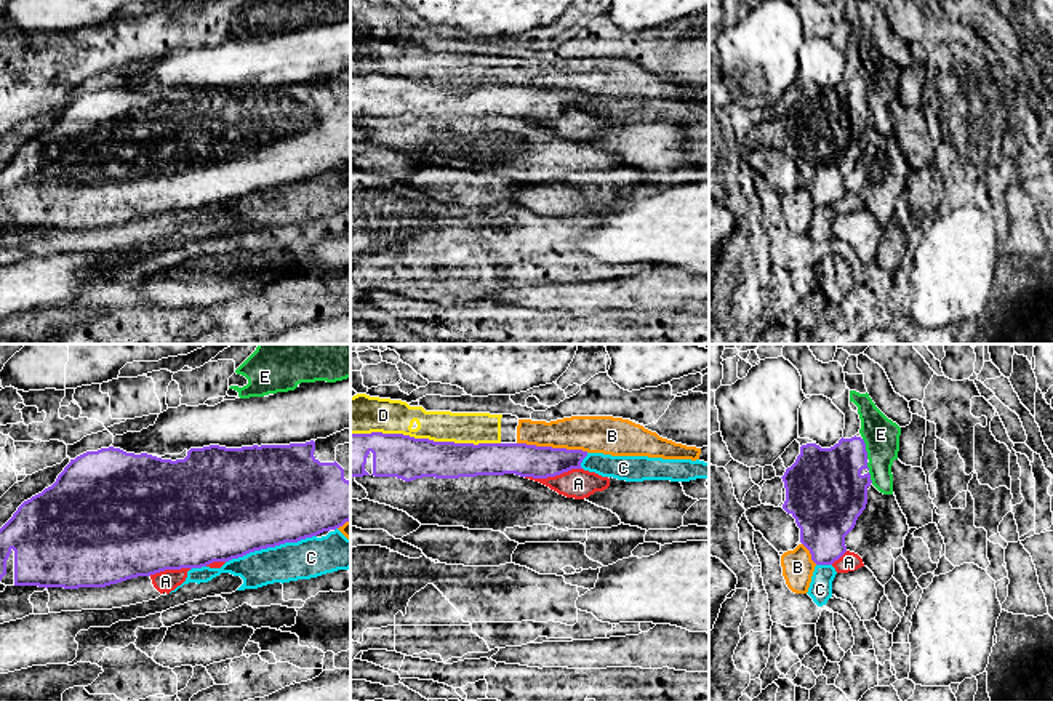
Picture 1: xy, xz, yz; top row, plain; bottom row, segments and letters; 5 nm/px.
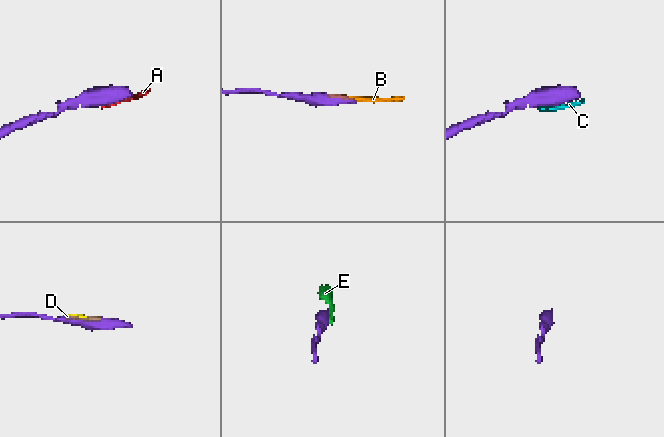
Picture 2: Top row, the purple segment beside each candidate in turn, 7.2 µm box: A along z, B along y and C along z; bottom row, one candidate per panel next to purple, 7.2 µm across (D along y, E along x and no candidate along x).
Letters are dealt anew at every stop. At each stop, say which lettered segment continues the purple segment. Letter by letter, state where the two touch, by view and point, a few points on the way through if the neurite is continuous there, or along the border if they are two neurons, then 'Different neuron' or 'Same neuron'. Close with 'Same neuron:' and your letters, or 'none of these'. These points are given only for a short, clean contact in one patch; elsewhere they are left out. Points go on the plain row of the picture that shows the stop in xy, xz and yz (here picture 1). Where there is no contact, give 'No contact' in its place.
A: Touches purple at xz (552, 117). Different neuron
B: Touches purple at xz (551, 88). Different neuron
C: Touches purple at xy (271, 188). Different neuron
D: Touches purple at xz (426, 80). Different neuron
E: Touches purple at yz (864, 90). Different neuron
Same neuron: none of these

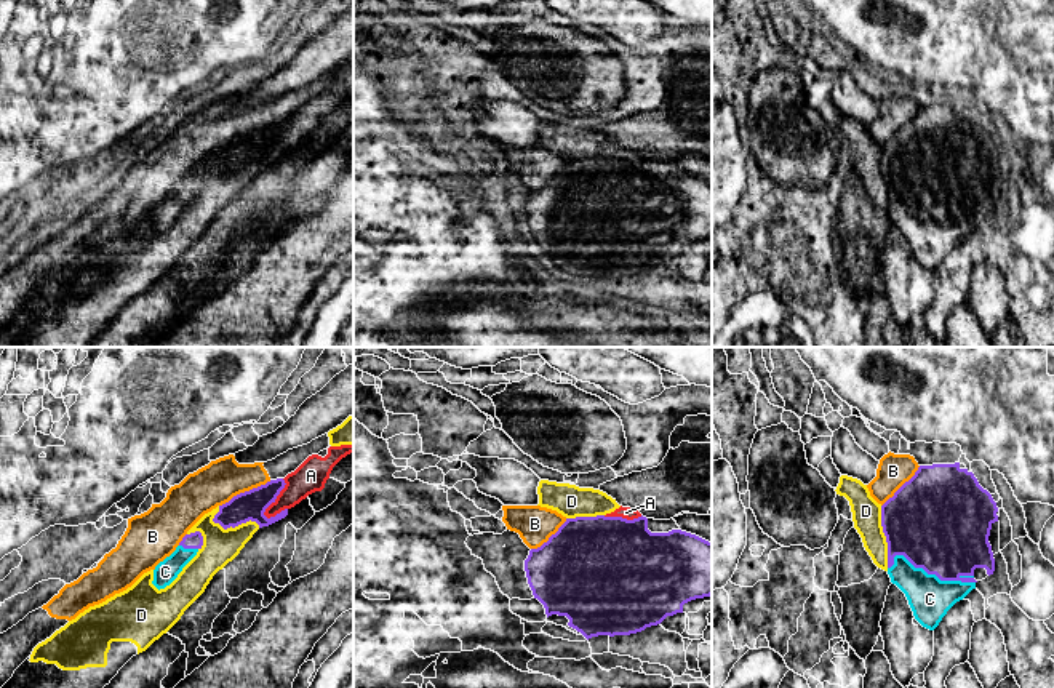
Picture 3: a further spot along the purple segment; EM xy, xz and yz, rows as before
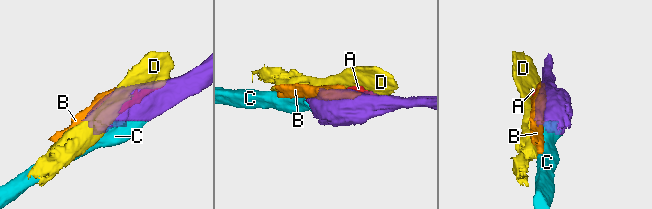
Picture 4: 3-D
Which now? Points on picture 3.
A: Touches purple at xy (275, 140). Different neuron
B: Touches purple at xy (245, 133). Different neuron
C: Touches purple at yz (930, 215). Same neuron
D: Touches purple at xy (235, 167). Different neuron
Same neuron: C

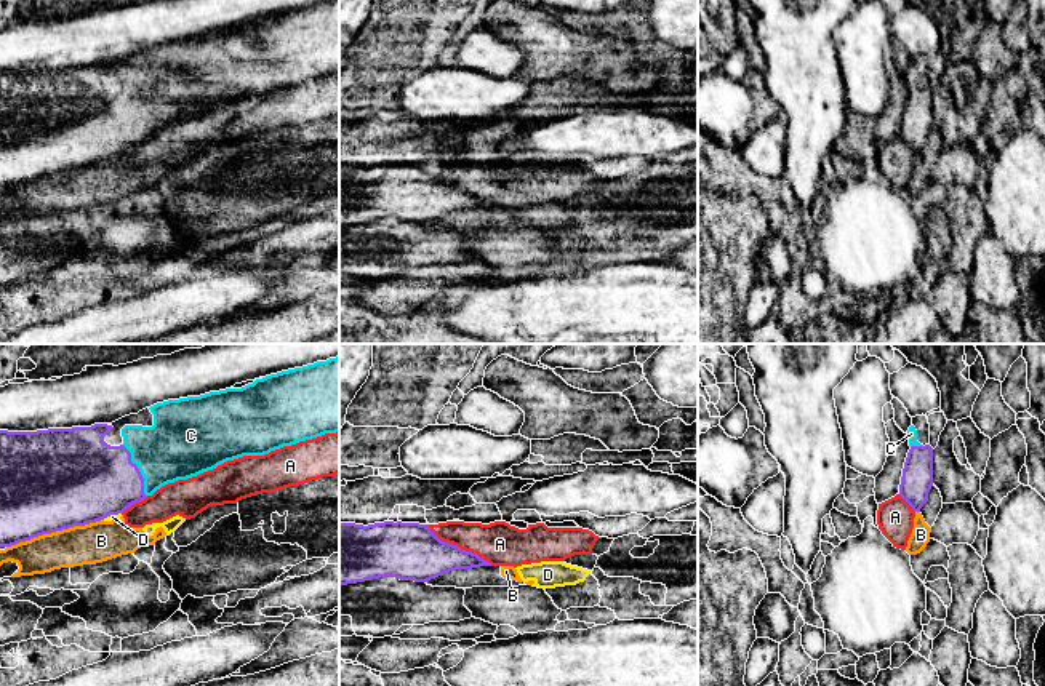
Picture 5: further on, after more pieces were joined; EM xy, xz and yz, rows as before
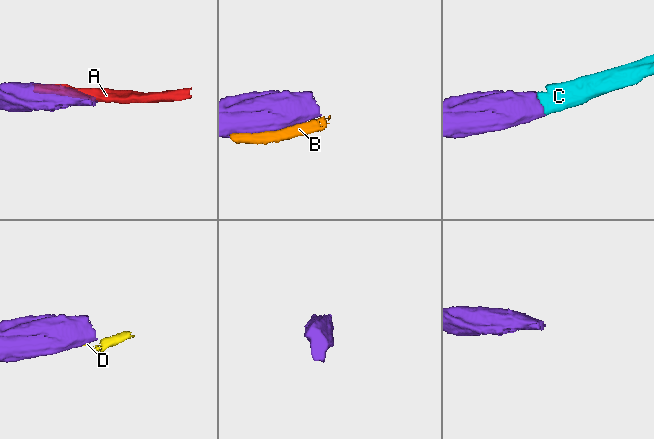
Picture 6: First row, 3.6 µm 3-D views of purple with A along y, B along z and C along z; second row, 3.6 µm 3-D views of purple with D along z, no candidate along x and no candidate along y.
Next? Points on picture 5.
A: Touches purple at xz (458, 189). Different neuron
B: Touches purple at xy (55, 173). Different neuron
C: Touches purple at xy (138, 112). Path across: xy (90, 122), (106, 122), (138, 112), (180, 87). Same neuron
D: Touches purple at xy (111, 155). Boundary: xy (120, 154), (103, 160). Different neuron
Same neuron: C

